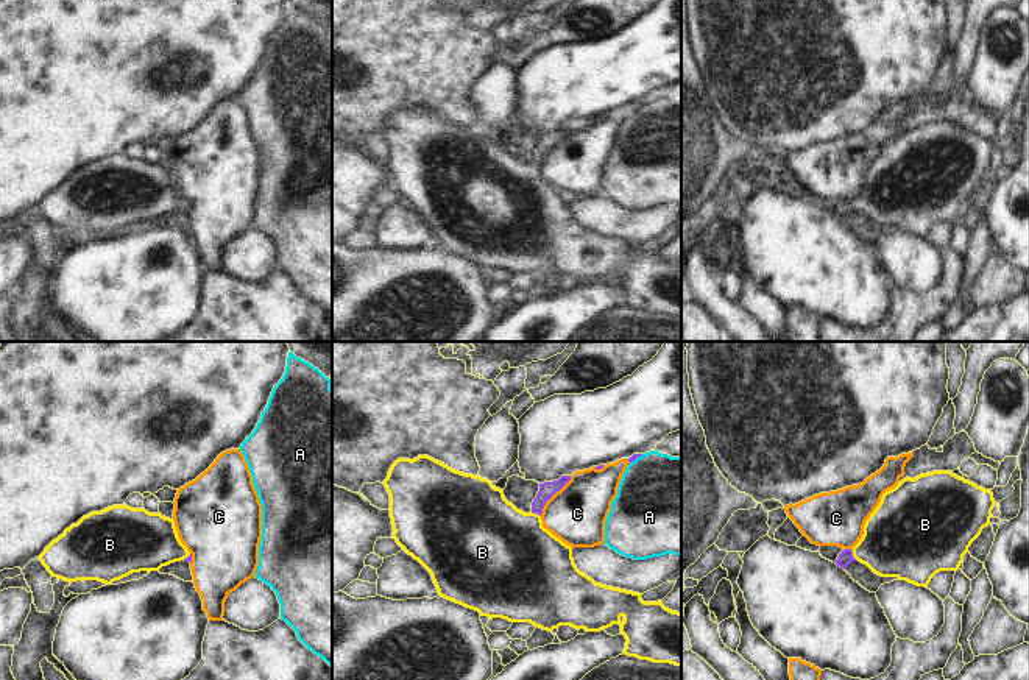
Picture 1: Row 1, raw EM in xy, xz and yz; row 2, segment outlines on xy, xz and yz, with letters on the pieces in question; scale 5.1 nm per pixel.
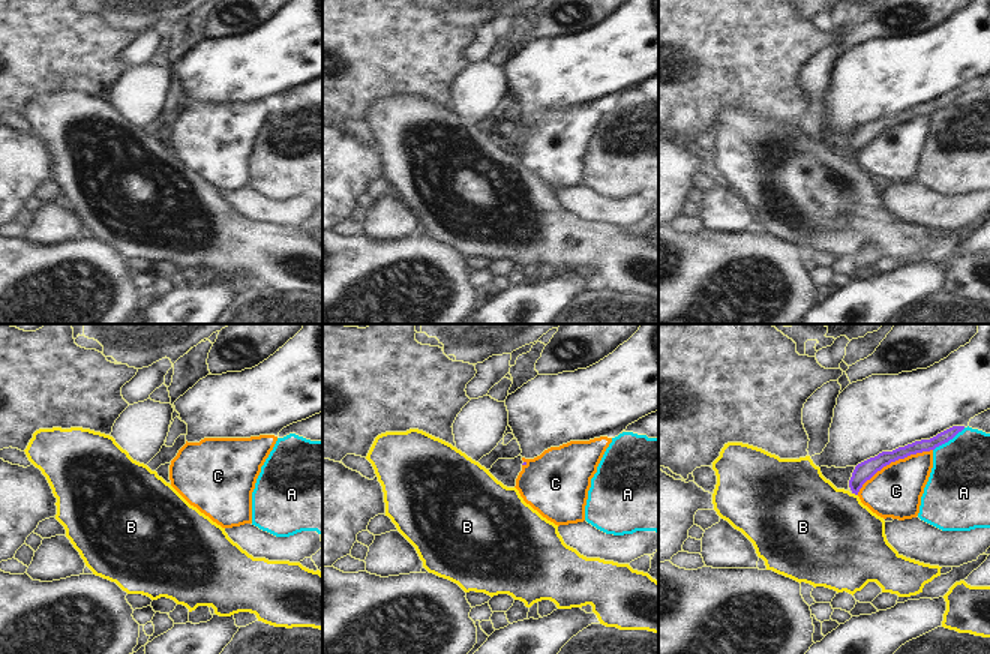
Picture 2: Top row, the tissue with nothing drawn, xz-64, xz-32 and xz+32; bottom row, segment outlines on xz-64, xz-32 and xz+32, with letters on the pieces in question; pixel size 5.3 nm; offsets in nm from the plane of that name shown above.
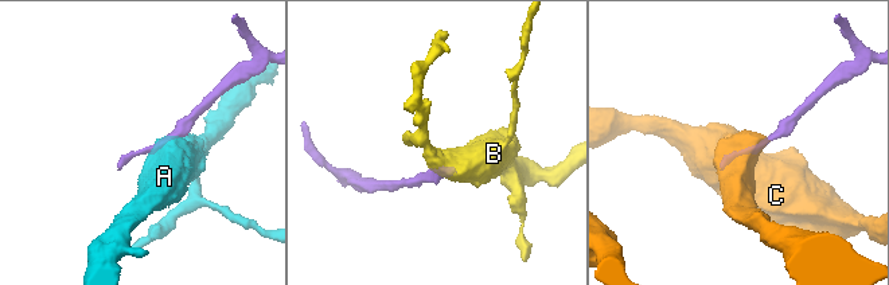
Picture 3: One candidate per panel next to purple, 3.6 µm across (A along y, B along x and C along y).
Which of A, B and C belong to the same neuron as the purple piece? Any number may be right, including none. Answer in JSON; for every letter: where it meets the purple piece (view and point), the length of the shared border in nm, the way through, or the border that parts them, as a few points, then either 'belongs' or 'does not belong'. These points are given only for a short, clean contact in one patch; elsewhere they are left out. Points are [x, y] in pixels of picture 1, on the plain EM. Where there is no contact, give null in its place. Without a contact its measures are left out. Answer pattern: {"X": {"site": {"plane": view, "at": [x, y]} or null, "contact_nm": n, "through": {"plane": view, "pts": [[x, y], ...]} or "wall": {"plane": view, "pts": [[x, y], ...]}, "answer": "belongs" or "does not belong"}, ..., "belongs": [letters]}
{"A": {"site": {"plane": "xz", "at": [636, 108]}, "contact_nm": 90, "wall": {"plane": "xz", "pts": [[643, 105], [630, 114]]}, "answer": "does not belong"}, "B": {"site": {"plane": "yz", "at": [852, 206]}, "contact_nm": 80, "through": {"plane": "yz", "pts": [[845, 208], [852, 206], [897, 192]]}, "answer": "belongs"}, "C": {"site": {"plane": "xz", "at": [552, 145]}, "contact_nm": 260, "answer": "does not belong"}, "belongs": ["B"]}

